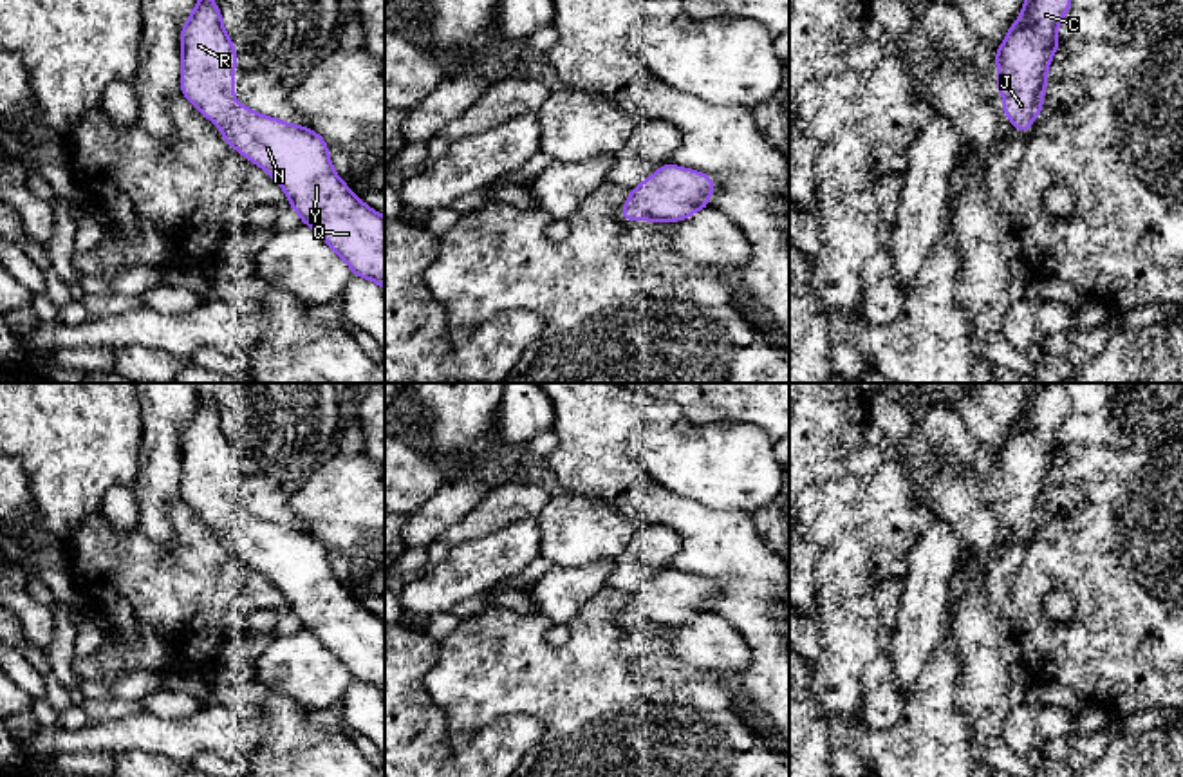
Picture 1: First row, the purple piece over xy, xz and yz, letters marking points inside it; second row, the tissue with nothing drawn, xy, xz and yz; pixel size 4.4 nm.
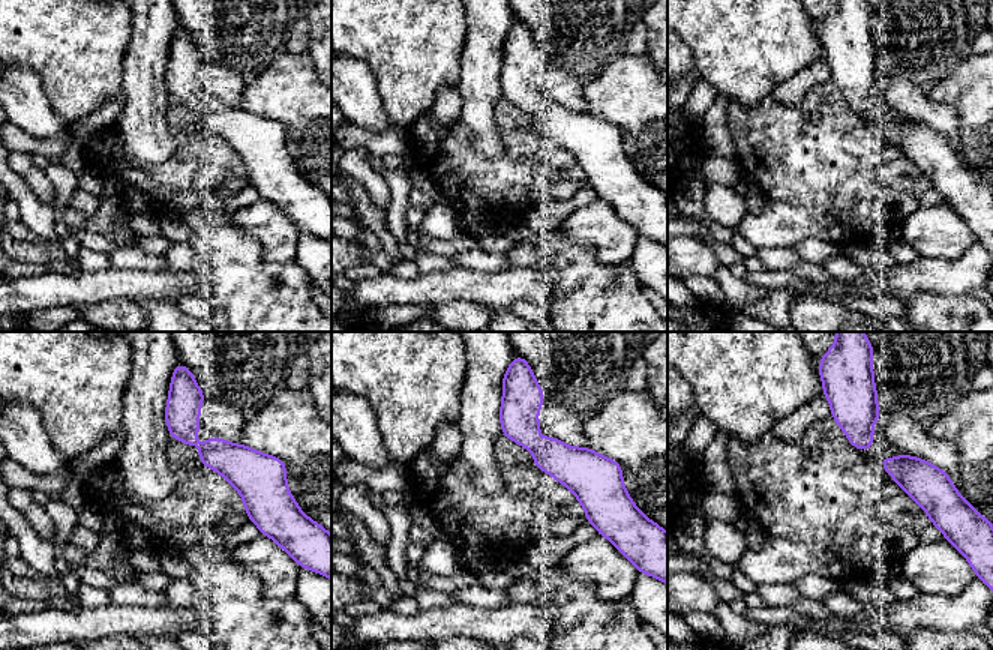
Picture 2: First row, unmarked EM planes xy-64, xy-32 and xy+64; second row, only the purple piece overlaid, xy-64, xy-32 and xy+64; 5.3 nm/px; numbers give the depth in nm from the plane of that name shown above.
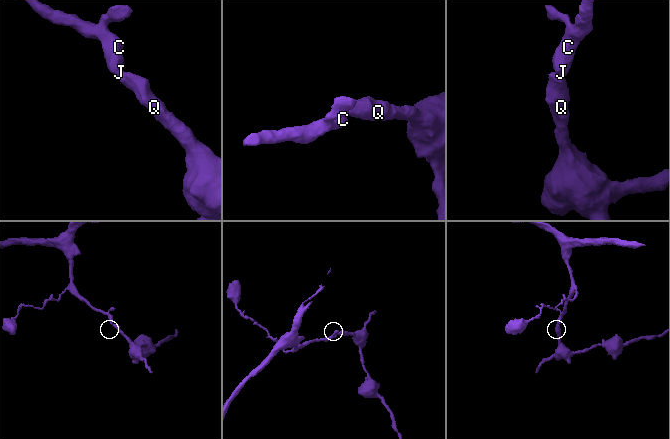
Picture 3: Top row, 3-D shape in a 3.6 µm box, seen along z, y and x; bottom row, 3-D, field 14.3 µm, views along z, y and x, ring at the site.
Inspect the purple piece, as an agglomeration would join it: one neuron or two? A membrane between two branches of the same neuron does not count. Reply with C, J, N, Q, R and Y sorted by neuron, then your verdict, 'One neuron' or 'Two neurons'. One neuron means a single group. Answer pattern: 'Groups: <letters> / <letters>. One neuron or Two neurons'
Groups: C J N Q R Y. One neuron

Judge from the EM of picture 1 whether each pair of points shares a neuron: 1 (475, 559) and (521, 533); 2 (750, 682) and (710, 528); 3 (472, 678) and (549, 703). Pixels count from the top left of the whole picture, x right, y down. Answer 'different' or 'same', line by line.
1: same
2: same
3: same

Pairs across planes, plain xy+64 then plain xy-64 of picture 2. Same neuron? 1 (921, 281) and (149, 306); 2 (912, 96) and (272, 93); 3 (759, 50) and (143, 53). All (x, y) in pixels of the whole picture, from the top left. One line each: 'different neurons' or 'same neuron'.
1: different neurons
2: different neurons
3: different neurons

